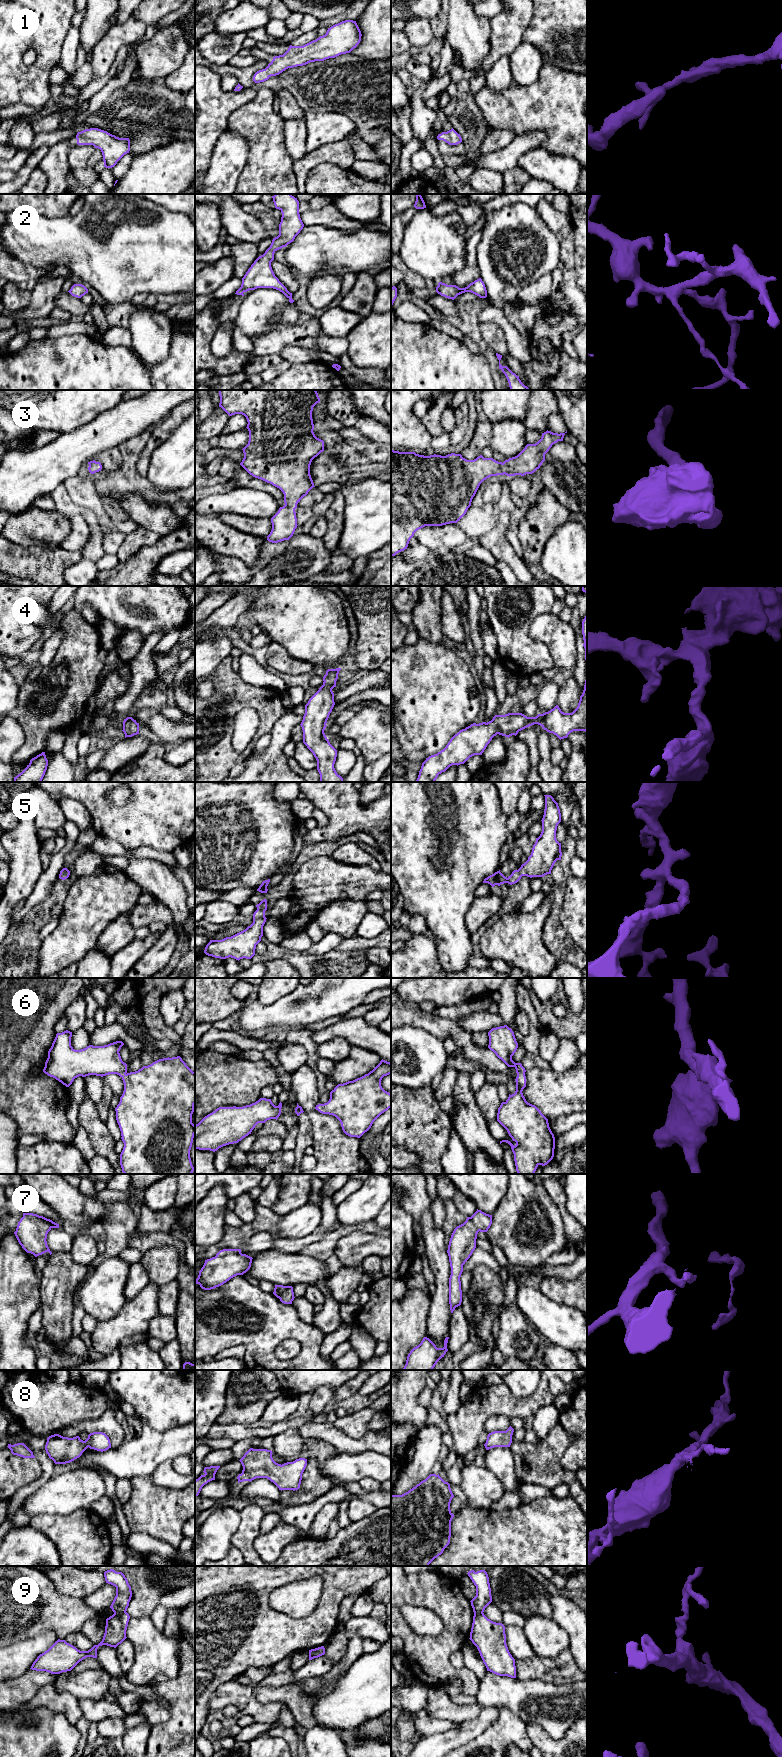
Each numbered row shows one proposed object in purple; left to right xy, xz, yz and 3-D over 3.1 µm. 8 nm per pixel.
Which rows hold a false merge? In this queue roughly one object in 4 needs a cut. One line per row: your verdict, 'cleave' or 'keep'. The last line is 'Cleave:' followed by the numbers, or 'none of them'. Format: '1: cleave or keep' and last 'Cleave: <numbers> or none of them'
1: keep
2: keep
3: keep
4: keep
5: keep
6: keep
7: keep
8: keep
9: cleave
Cleave: 9

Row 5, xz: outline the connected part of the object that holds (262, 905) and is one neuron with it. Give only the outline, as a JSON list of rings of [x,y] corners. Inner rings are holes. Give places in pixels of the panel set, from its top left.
[[[262,900],[256,905],[257,910],[253,914],[253,923],[245,930],[222,940],[210,940],[206,945],[204,953],[215,958],[226,959],[243,958],[251,959],[255,955],[256,945],[263,936],[263,926],[266,922],[265,911],[267,900]]]

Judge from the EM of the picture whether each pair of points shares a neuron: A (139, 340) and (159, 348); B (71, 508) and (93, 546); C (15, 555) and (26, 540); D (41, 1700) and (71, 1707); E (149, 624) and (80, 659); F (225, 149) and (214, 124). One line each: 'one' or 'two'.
A: one
B: one
C: two
D: one
E: two
F: two

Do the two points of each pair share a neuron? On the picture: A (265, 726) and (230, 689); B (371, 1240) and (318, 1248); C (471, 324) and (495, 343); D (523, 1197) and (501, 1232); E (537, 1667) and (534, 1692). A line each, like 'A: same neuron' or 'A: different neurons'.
A: same neuron
B: different neurons
C: different neurons
D: same neuron
E: different neurons

